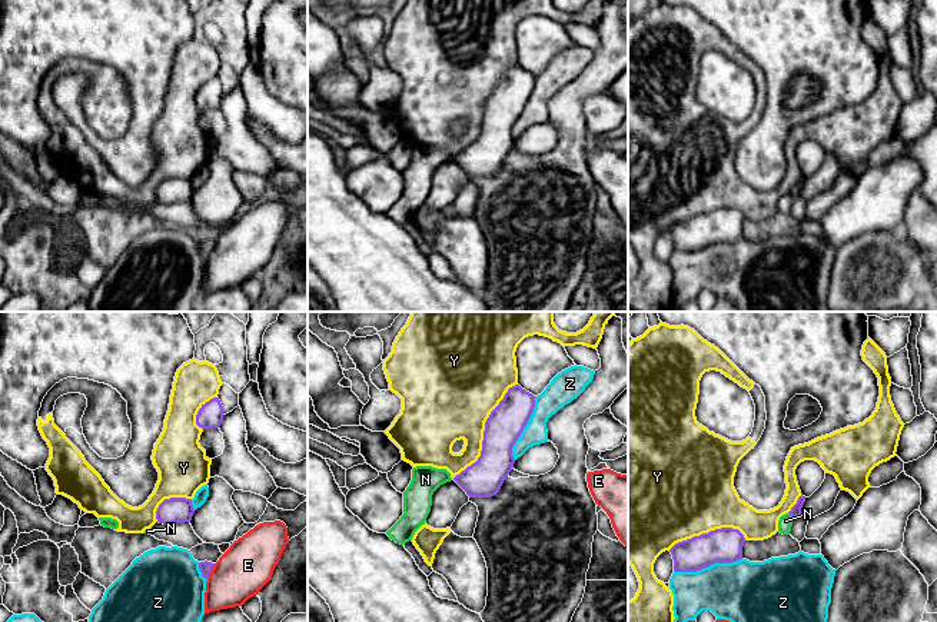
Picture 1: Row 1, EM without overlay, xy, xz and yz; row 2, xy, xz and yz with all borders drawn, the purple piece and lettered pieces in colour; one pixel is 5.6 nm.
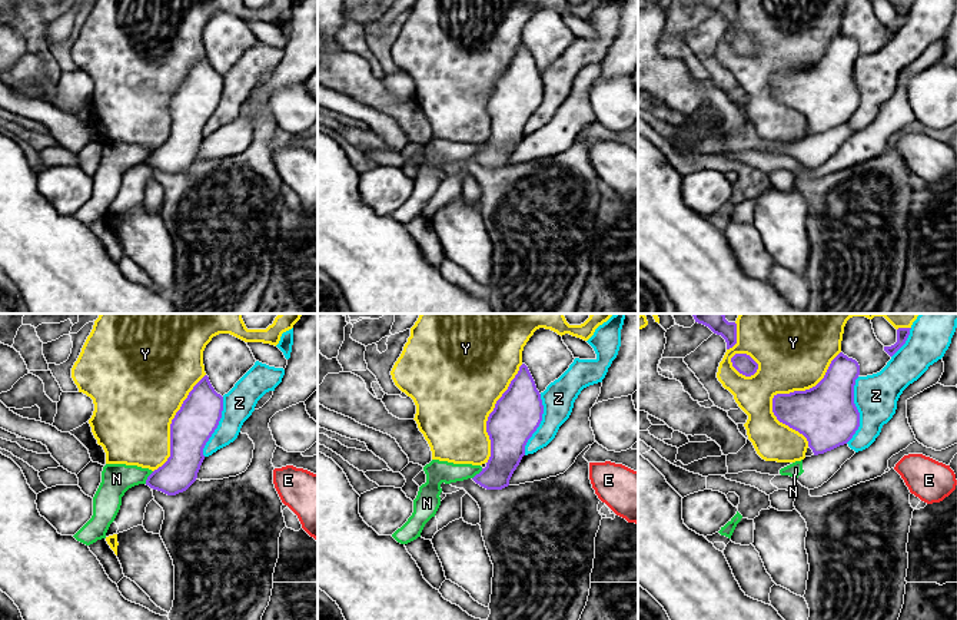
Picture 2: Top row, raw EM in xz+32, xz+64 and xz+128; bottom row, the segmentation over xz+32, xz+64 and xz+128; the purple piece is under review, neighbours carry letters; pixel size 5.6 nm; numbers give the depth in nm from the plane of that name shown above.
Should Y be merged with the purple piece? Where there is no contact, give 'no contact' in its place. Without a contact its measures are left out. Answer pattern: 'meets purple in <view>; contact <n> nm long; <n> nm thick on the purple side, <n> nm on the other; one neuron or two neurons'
meets purple in xz; contact 650 nm long; 200 nm thick on the purple side, 440 nm on the other; two neurons

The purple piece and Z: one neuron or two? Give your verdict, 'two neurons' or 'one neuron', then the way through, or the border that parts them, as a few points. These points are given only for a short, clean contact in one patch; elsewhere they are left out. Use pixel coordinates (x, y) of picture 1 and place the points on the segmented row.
two neurons

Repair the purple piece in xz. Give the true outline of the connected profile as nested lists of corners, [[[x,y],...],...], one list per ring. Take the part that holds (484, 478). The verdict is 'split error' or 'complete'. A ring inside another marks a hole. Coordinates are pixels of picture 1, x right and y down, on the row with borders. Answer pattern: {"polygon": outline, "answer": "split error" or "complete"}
{"polygon": [[[519,385],[508,389],[485,422],[481,456],[453,480],[469,498],[489,498],[499,492],[514,468],[512,448],[535,408],[535,396]]], "answer": "complete"}

